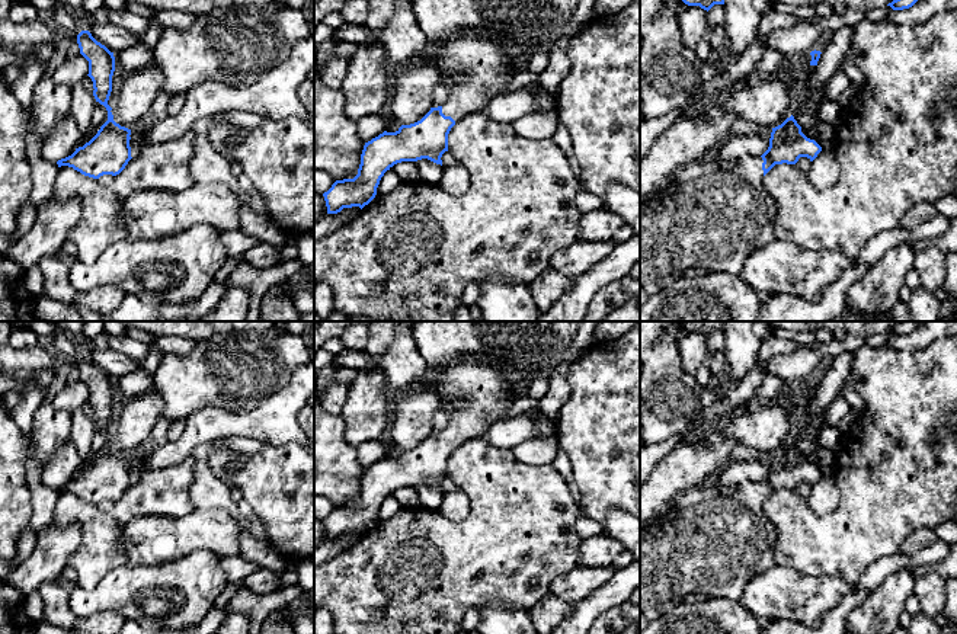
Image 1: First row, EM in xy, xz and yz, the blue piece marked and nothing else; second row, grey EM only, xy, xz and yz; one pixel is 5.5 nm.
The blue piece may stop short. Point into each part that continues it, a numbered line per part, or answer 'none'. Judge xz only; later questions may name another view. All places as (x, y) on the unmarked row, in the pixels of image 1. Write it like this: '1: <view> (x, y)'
1: xz (480, 393)

